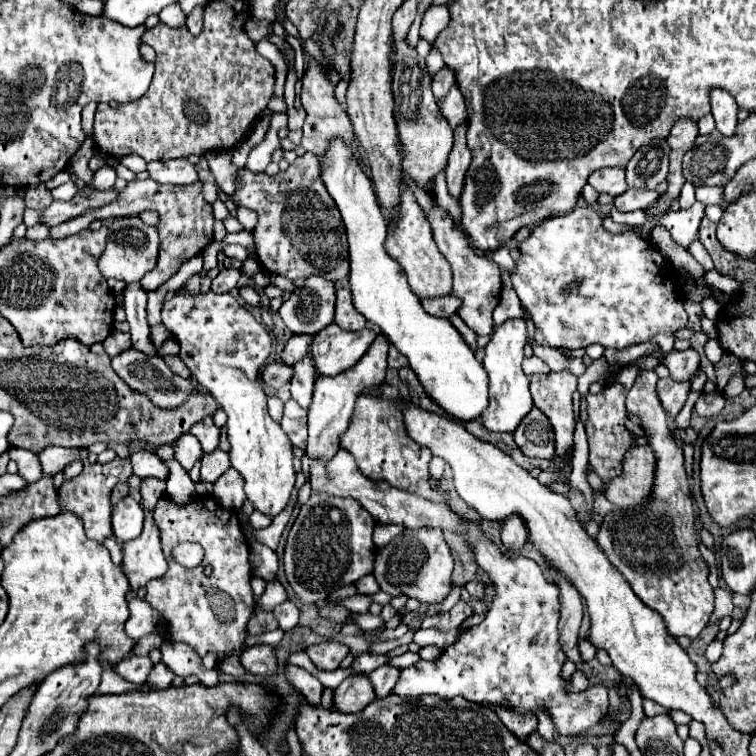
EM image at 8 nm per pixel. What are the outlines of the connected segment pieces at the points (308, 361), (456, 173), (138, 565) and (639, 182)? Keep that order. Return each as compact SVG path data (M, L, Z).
M310 354L304 356L304 360L294 364L294 376L290 382L290 392L292 398L304 408L308 410L310 406L310 398L312 398L312 390L314 390L314 366L312 366L312 358Z
M458 126L458 130L454 132L454 148L450 152L446 168L448 192L454 200L460 200L468 166L470 166L470 150L466 148L466 126Z
M146 510L142 534L132 542L122 544L122 548L124 548L122 570L126 572L130 586L134 590L144 586L150 578L158 578L168 570L168 562L162 554L160 534L152 510Z
M650 142L642 146L626 166L626 182L628 186L656 190L656 186L666 180L668 174L668 144Z

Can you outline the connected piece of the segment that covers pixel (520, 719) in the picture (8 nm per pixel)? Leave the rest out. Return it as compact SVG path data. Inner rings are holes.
M496 708L496 714L498 714L498 718L502 720L502 724L504 724L514 736L518 736L520 742L526 742L528 736L530 736L532 732L536 732L538 720L536 720L532 714L522 716L522 714L516 714L516 712L508 710L508 708Z

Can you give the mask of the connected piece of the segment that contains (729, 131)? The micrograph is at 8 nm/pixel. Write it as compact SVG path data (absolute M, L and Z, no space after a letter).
M712 90L710 94L712 102L712 116L716 120L716 130L722 136L734 136L734 130L738 126L738 106L734 98L724 90Z

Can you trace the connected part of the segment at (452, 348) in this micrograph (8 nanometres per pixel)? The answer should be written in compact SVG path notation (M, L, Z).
M334 140L330 144L330 148L326 152L326 160L322 160L320 166L322 166L322 180L326 184L326 190L334 198L334 202L336 202L340 214L342 214L342 220L346 224L348 246L350 246L350 276L348 276L348 280L350 280L350 292L352 292L356 310L368 320L370 326L376 324L376 328L382 334L386 334L388 342L392 342L398 348L398 352L408 358L410 368L416 372L416 376L418 376L424 392L428 394L428 398L434 404L438 404L450 418L454 418L458 422L464 422L464 424L480 418L484 414L484 410L488 408L488 376L486 376L486 370L476 360L474 352L468 348L462 334L446 318L430 316L422 308L420 298L410 290L410 286L406 282L406 274L404 274L402 266L386 254L386 250L384 250L386 218L382 216L382 210L378 206L372 180L360 170L360 166L352 158L350 150L340 140Z

